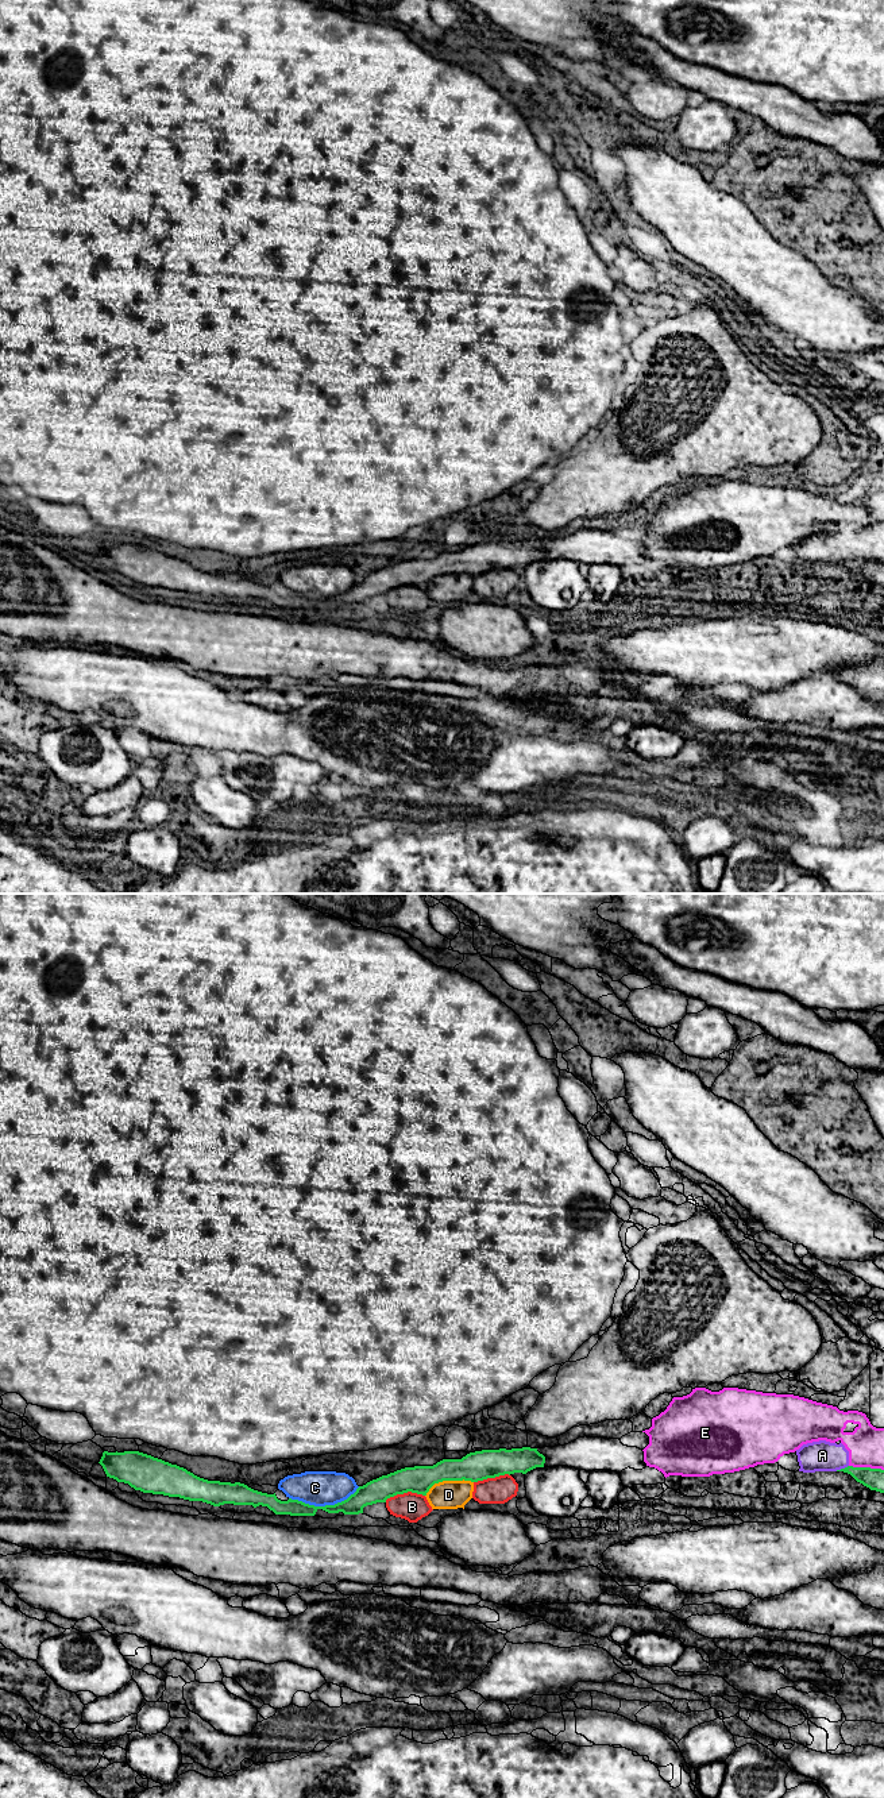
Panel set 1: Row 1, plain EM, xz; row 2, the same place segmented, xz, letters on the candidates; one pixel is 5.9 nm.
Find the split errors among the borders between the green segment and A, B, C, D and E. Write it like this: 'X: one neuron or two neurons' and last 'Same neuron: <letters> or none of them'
A: two neurons
B: two neurons
C: two neurons
D: two neurons
E: two neurons
Same neuron: none of them

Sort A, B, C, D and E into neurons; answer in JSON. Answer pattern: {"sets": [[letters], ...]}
{"sets": [["A", "E"], ["B", "D"], ["C"]]}

